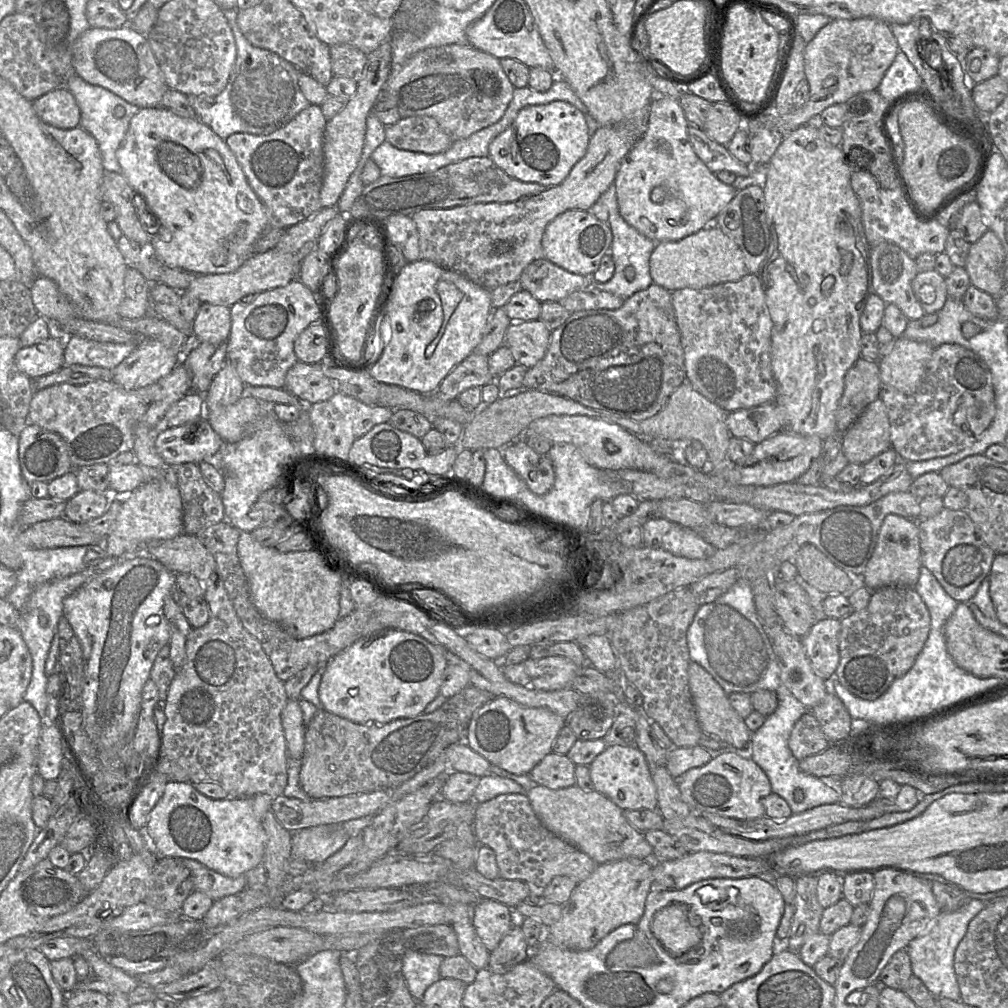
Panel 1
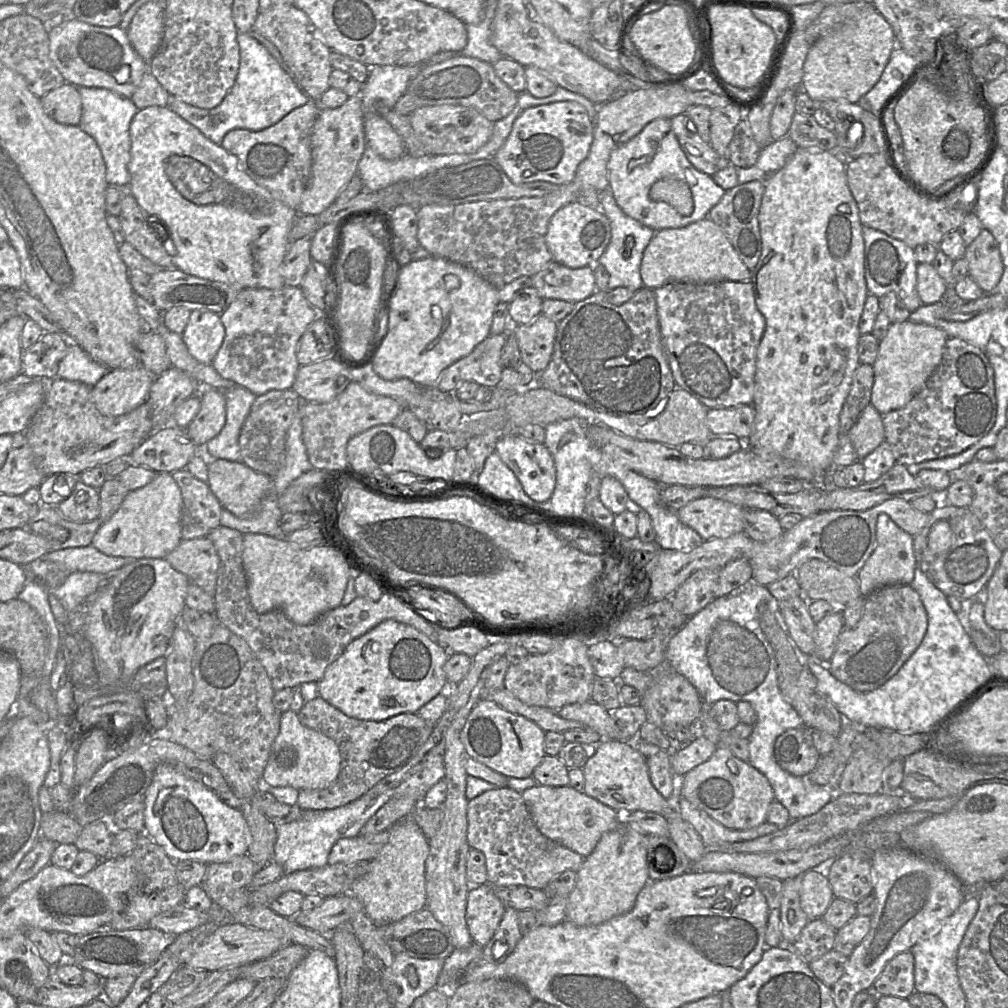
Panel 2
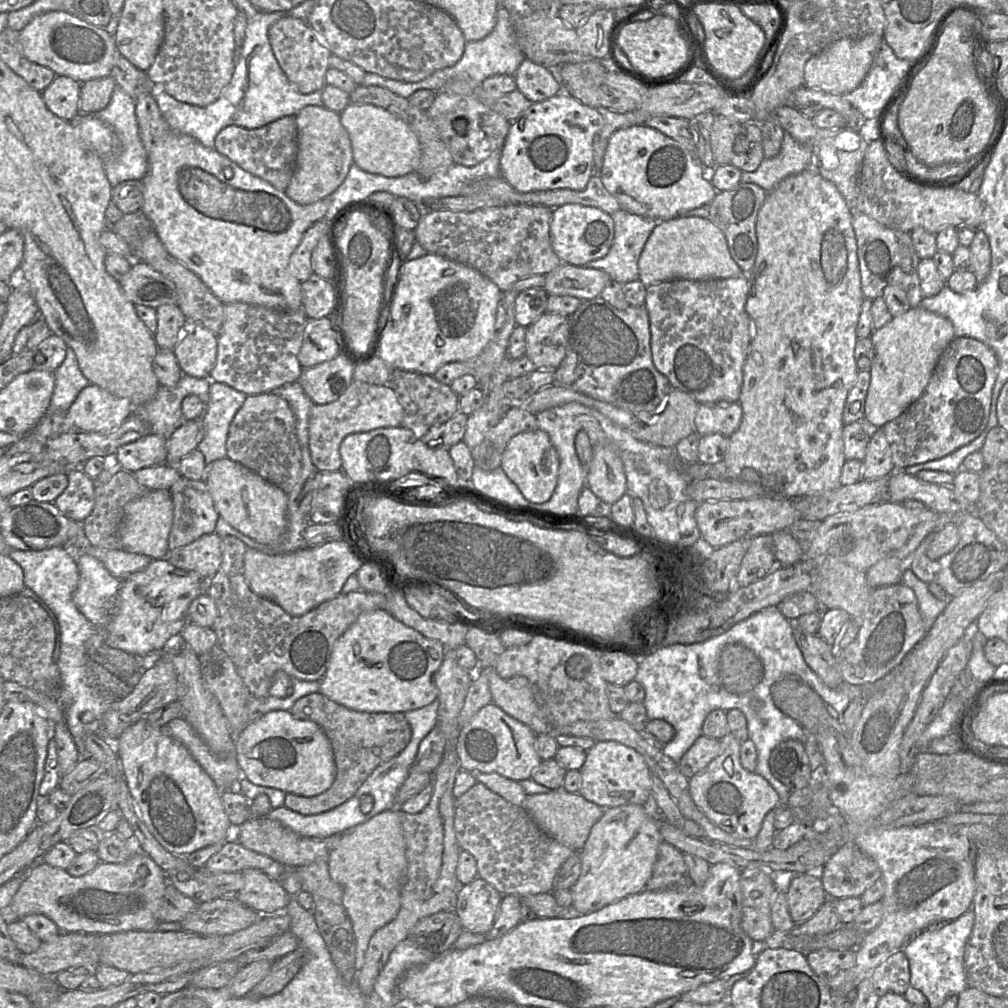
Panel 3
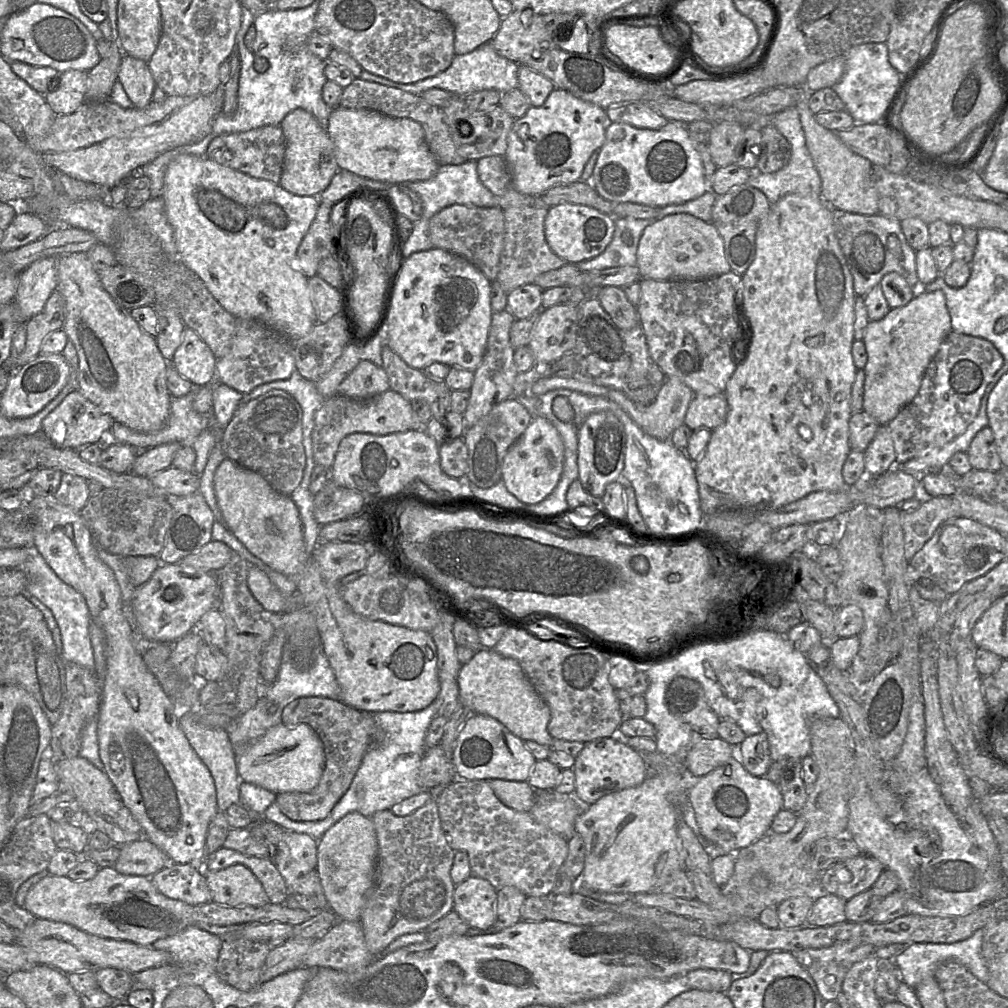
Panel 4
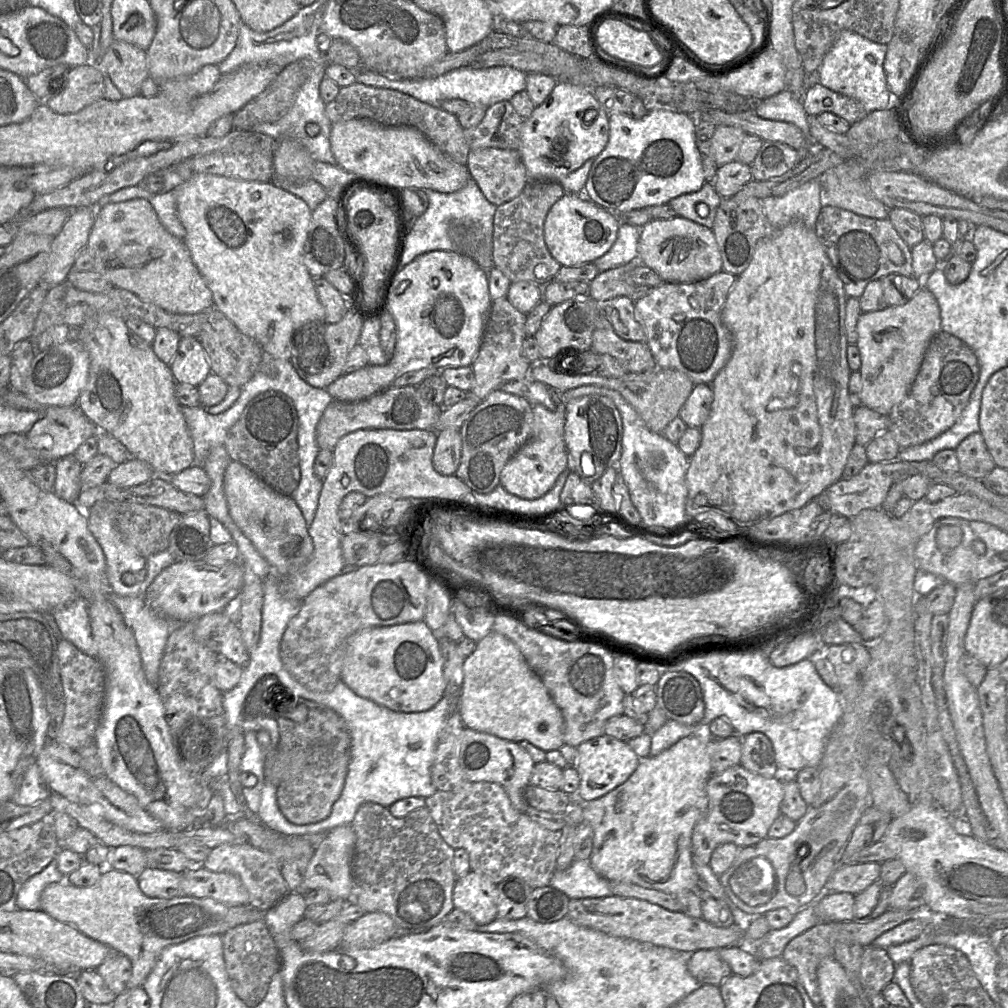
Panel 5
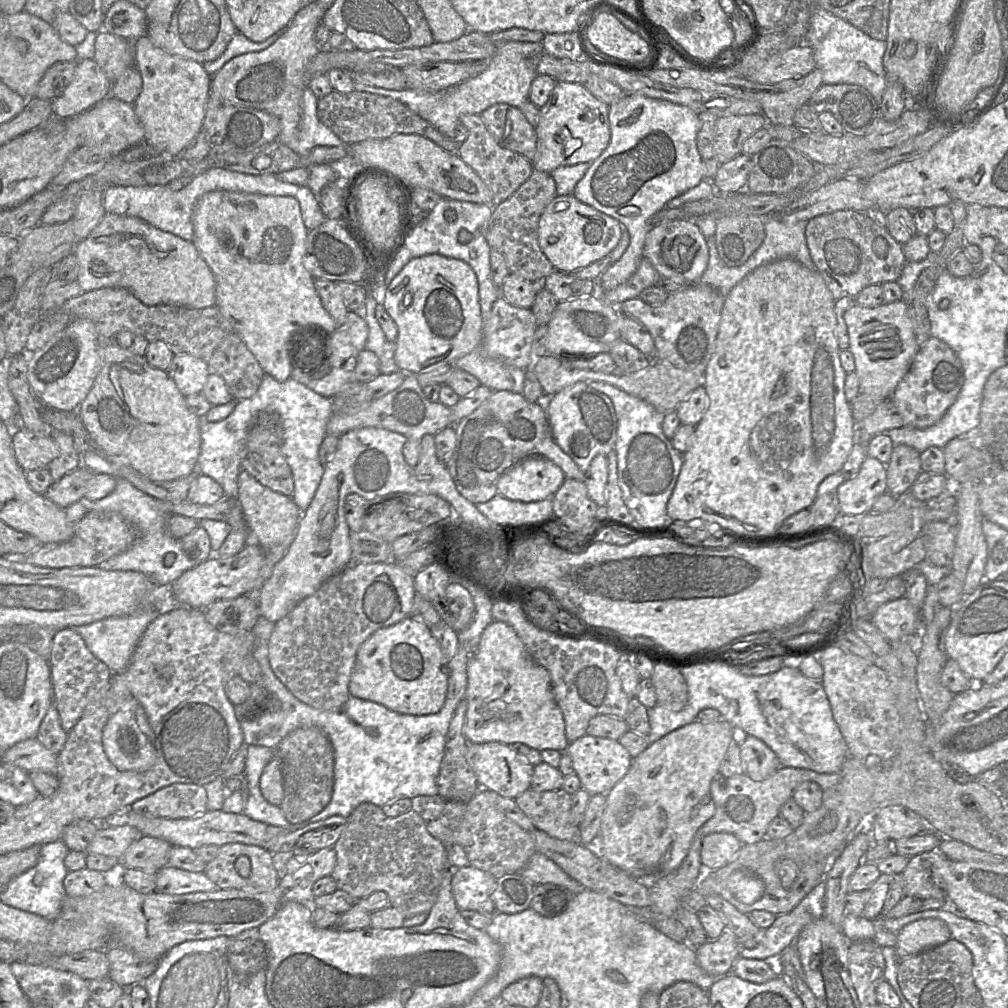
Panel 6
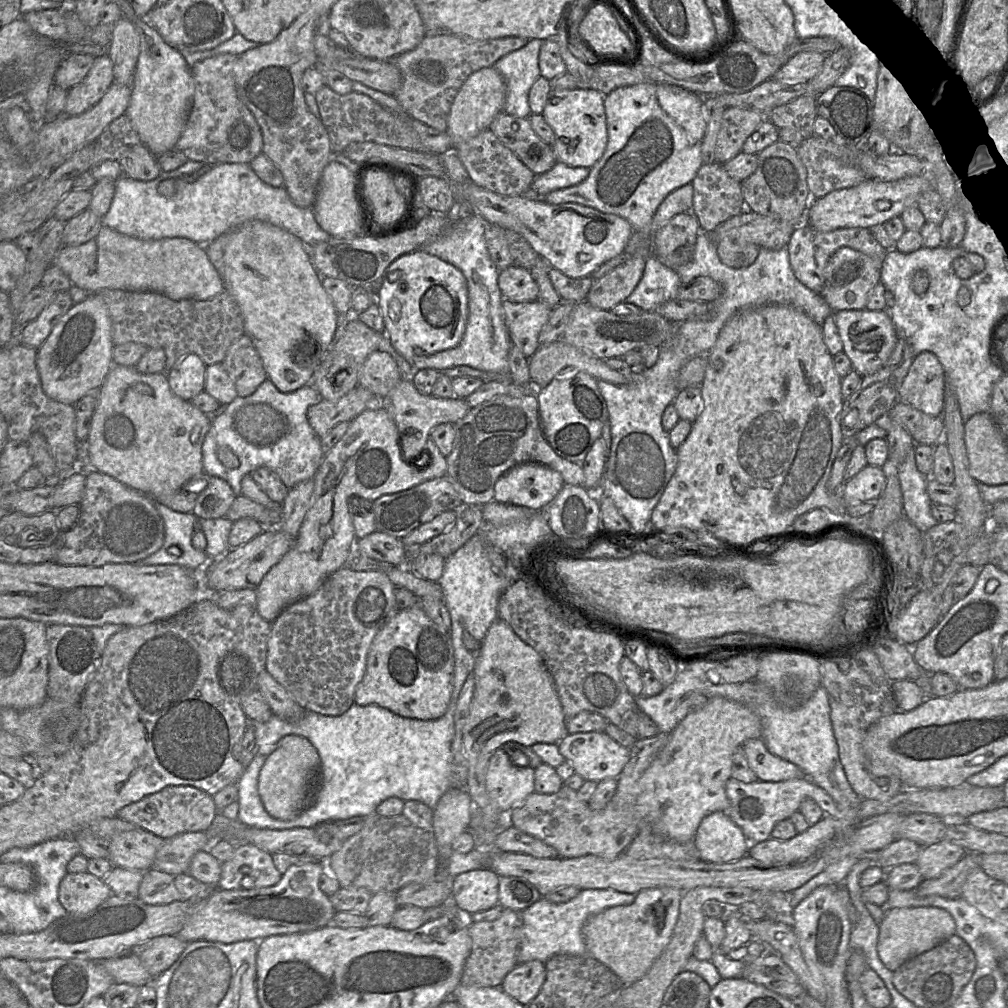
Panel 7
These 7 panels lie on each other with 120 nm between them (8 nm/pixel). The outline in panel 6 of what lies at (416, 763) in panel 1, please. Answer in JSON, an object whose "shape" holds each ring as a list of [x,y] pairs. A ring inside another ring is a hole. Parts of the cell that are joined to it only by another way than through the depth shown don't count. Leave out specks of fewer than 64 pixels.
{"shape":[[[316,727],[298,728],[273,750],[282,764],[284,797],[280,808],[286,819],[297,824],[319,814],[330,803],[334,787],[334,750],[327,735]]]}

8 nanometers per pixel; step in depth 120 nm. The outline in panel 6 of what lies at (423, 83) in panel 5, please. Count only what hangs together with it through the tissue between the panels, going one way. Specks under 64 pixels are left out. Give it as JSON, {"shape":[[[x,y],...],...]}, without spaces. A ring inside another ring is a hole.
{"shape":[[[509,41],[502,43],[497,45],[497,51],[490,60],[490,66],[485,71],[462,83],[436,92],[412,89],[392,90],[363,84],[358,81],[355,81],[353,86],[354,90],[357,91],[391,97],[404,103],[413,112],[449,137],[456,124],[460,123],[461,116],[467,114],[480,115],[484,110],[498,103],[520,107],[528,100],[531,83],[538,75],[538,57],[543,52],[542,42]]]}

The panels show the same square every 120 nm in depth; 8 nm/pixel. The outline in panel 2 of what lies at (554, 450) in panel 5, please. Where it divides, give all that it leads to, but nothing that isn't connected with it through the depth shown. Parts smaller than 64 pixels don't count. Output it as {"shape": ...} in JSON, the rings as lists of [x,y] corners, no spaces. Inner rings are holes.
{"shape":[[[508,435],[496,441],[495,452],[514,472],[532,500],[549,500],[556,485],[556,468],[553,457],[544,444],[522,436]]]}

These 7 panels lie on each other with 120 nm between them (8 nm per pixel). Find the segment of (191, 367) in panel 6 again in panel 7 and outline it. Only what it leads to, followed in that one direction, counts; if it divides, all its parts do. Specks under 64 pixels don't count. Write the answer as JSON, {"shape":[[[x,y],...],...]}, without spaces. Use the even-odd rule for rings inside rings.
{"shape":[[[198,355],[184,356],[170,371],[166,371],[171,391],[182,400],[191,401],[202,391],[205,391],[206,368],[207,365]]]}

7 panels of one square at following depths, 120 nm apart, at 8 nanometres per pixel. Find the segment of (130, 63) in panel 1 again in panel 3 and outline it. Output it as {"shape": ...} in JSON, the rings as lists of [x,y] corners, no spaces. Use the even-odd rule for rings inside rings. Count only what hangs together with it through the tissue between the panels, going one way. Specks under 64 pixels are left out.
{"shape":[[[50,11],[34,17],[20,31],[19,39],[29,61],[50,68],[57,76],[69,76],[84,83],[110,76],[120,54],[114,36],[104,28],[85,22],[74,13]]]}

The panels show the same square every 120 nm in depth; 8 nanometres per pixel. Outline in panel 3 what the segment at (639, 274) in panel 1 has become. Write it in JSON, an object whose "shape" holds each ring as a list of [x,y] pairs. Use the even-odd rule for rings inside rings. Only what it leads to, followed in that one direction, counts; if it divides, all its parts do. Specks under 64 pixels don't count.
{"shape":[[[620,209],[609,214],[614,221],[614,238],[608,253],[583,267],[606,272],[611,281],[625,284],[639,280],[638,259],[653,229],[659,222]]]}

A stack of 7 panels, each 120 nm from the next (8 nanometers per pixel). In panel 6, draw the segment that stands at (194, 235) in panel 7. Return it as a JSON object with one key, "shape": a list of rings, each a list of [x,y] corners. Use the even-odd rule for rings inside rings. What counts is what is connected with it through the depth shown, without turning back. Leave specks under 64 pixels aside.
{"shape":[[[210,168],[193,177],[180,190],[172,190],[167,185],[110,185],[104,190],[103,205],[108,213],[140,218],[164,232],[172,233],[187,241],[193,241],[193,215],[196,203],[203,194],[215,190],[294,197],[299,202],[303,222],[309,231],[320,226],[326,219],[321,211],[318,197],[314,195],[307,185],[284,182],[276,174],[253,175],[224,168]]]}

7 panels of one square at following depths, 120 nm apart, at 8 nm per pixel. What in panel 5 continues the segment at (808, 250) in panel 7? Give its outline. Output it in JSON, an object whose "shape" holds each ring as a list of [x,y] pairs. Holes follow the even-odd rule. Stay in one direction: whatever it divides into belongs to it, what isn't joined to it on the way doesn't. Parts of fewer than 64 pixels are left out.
{"shape":[[[824,205],[817,217],[815,233],[843,283],[848,298],[860,298],[868,283],[890,274],[913,276],[911,248],[900,237],[890,220],[855,214]]]}

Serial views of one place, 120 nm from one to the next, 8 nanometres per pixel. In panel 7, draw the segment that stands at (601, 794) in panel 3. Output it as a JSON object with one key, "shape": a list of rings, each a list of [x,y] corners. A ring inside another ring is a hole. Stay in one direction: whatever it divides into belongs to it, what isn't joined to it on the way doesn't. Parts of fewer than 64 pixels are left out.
{"shape":[[[604,732],[568,734],[558,744],[561,755],[584,781],[617,779],[629,760],[629,750]]]}

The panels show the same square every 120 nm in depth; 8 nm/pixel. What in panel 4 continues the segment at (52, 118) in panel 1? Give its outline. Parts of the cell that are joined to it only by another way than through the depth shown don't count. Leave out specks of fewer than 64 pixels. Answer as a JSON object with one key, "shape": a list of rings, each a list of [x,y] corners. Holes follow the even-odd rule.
{"shape":[[[81,70],[60,73],[57,86],[44,95],[56,116],[71,114],[86,102],[87,74]]]}

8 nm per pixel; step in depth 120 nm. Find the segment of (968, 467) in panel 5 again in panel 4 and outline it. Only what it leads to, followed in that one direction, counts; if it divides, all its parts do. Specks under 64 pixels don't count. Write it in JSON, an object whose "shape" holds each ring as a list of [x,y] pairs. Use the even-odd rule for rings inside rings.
{"shape":[[[989,427],[981,429],[975,435],[966,454],[973,470],[998,472],[1003,468],[993,431]]]}

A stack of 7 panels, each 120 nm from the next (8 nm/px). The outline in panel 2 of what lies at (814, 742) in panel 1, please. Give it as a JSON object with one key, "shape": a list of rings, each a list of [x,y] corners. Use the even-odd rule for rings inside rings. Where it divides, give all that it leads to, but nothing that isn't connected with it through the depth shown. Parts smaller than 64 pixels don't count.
{"shape":[[[805,726],[787,730],[774,744],[776,762],[794,776],[808,776],[820,757],[813,744],[812,730]]]}

